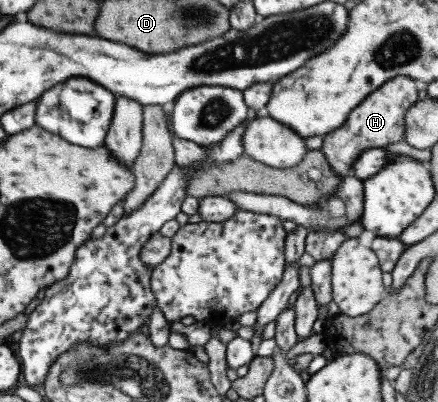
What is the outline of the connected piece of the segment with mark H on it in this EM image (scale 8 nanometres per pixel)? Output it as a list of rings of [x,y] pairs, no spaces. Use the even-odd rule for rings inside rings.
[[[395,76],[377,90],[370,92],[349,114],[339,128],[324,134],[320,151],[331,170],[339,177],[350,176],[353,163],[368,148],[382,148],[404,138],[405,111],[417,101],[419,82],[409,77]]]

